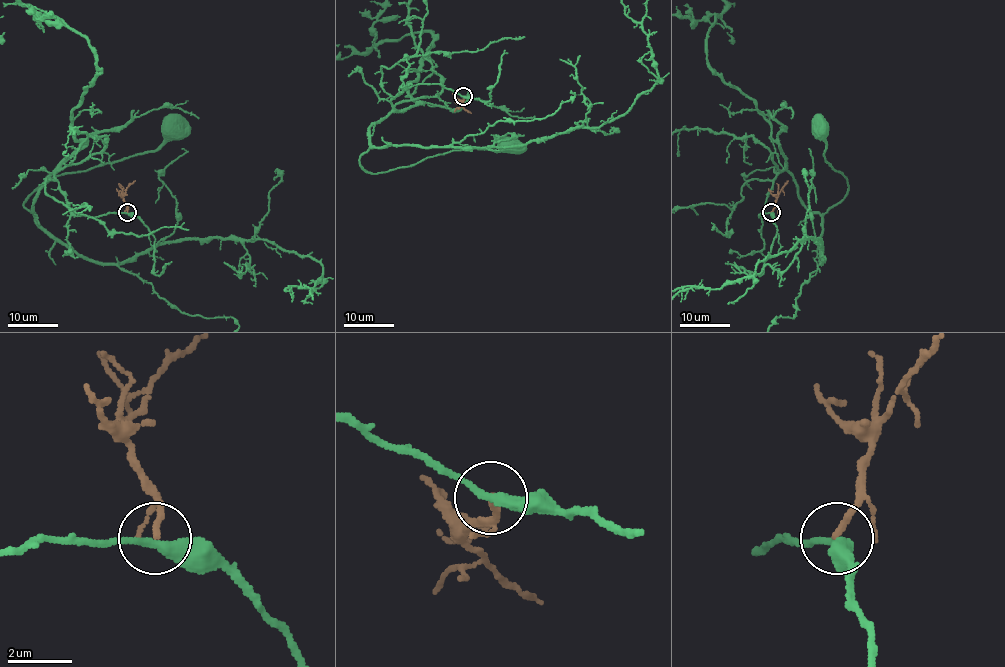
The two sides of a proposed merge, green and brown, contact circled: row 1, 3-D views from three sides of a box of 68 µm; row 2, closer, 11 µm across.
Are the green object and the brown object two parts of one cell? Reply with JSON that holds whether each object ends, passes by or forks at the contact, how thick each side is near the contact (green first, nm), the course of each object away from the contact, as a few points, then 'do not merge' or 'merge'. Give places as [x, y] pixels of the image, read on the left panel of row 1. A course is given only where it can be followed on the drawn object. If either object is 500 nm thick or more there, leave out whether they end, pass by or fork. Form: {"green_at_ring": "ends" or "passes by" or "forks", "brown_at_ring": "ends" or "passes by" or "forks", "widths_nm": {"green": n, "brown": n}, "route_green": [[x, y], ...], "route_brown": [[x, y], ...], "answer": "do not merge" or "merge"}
{"green_at_ring": "passes by", "brown_at_ring": "ends", "widths_nm": {"green": 320, "brown": 200}, "route_green": [[127, 212], [78, 216], [60, 189], [56, 171], [34, 213], [24, 202], [61, 174], [153, 152], [173, 125]], "route_brown": [[127, 212], [123, 193], [135, 181]], "answer": "do not merge"}

